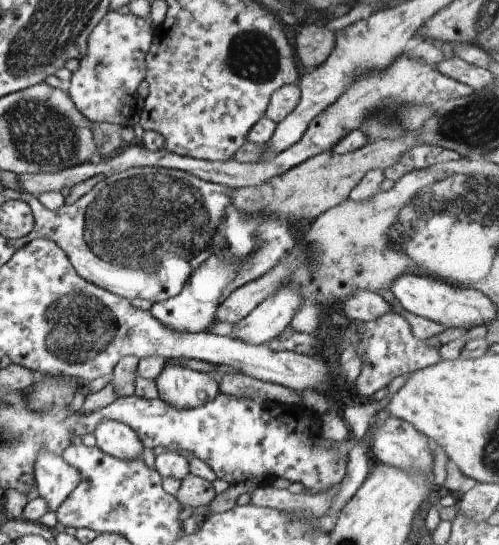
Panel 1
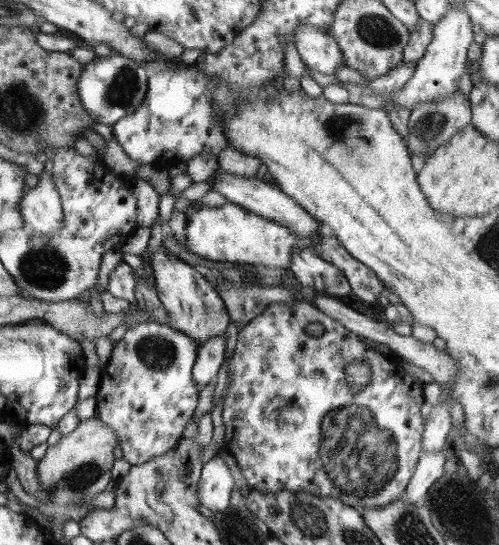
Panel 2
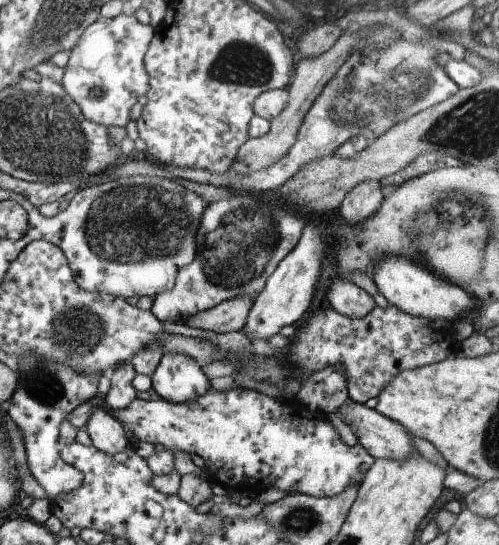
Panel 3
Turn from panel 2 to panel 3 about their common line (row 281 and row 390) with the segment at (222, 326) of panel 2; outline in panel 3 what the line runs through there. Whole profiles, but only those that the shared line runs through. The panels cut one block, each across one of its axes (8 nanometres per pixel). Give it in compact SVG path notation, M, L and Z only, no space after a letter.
M184 354L162 355L160 364L154 370L151 380L151 386L162 399L178 404L194 402L196 398L204 396L211 387L210 378L202 371L198 362L192 357L184 356Z

